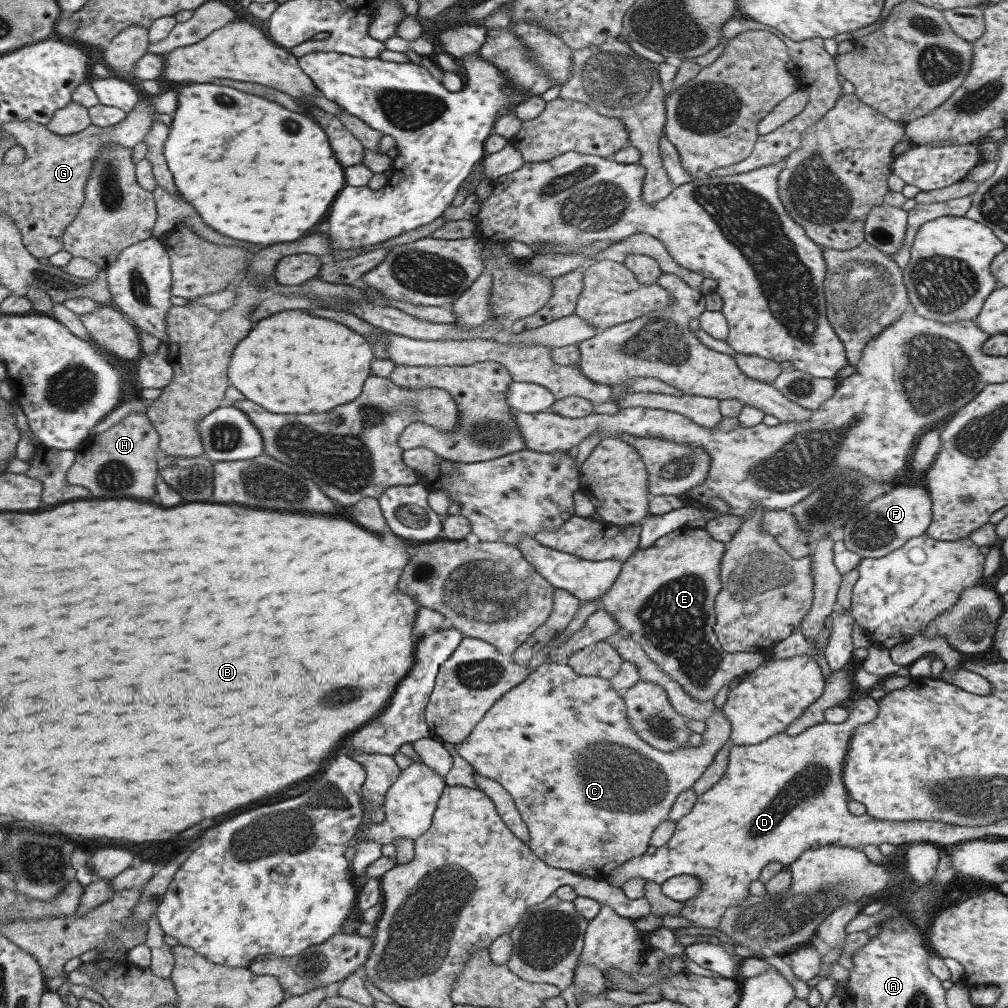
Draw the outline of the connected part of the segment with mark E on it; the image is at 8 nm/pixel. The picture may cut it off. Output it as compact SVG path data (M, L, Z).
M683 526L657 539L648 548L639 549L621 564L611 587L601 596L601 608L619 624L619 628L629 631L631 640L637 642L649 660L669 675L685 693L697 701L713 699L719 688L734 677L755 670L764 660L764 655L754 652L725 652L712 631L715 597L721 589L719 567L725 543L713 540L703 529Z

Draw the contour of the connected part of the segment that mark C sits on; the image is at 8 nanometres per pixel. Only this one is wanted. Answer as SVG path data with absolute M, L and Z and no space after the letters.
M546 662L537 666L529 673L529 676L510 688L503 696L500 696L481 717L481 720L475 724L471 732L456 745L448 745L449 754L457 754L462 760L472 766L473 772L485 778L498 782L514 801L514 807L519 813L520 819L525 823L528 830L529 850L545 864L572 872L575 875L591 877L595 880L604 880L609 872L621 866L629 859L641 856L647 850L651 832L659 823L668 818L673 802L677 795L691 787L693 782L701 776L709 764L713 761L716 752L728 741L730 735L729 721L723 715L721 709L713 708L711 715L706 720L706 727L700 730L701 744L699 746L687 746L677 748L675 752L661 752L641 740L633 728L627 722L627 712L625 712L625 702L621 694L615 692L609 686L609 679L598 676L579 676L572 668L564 662Z

